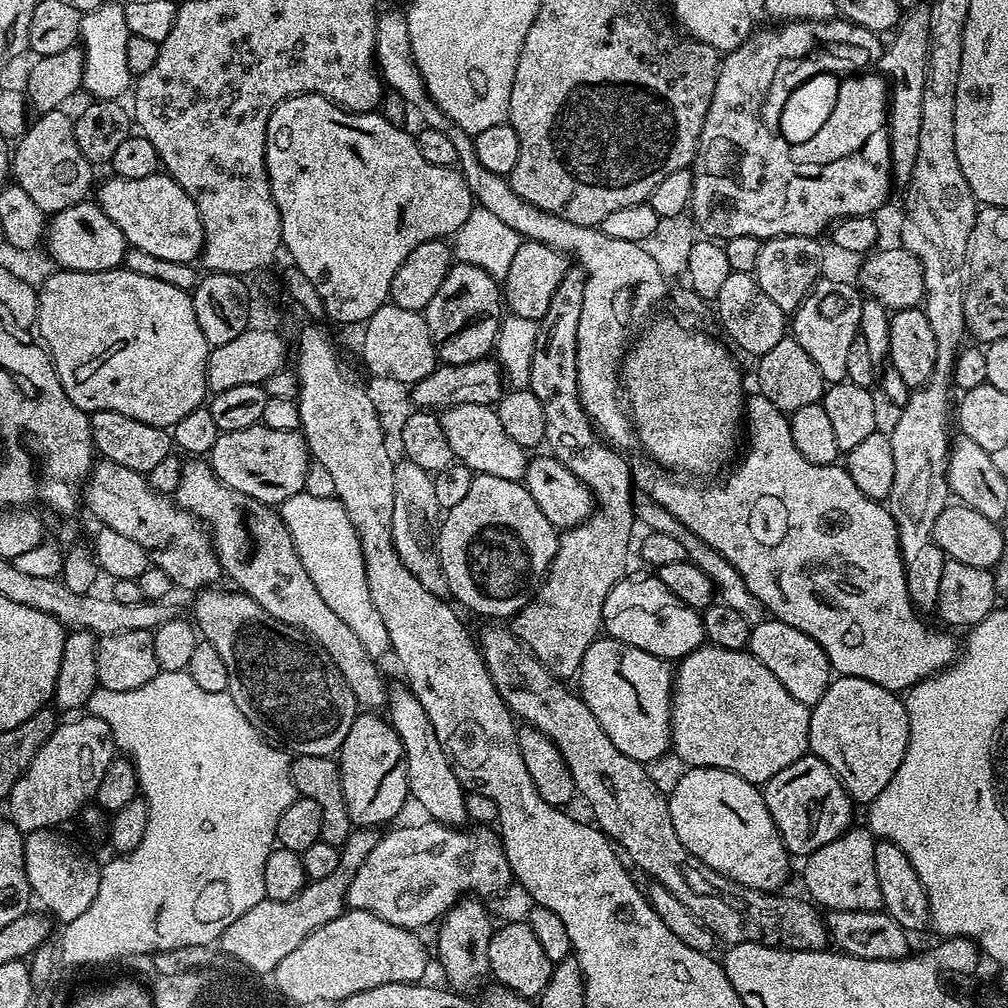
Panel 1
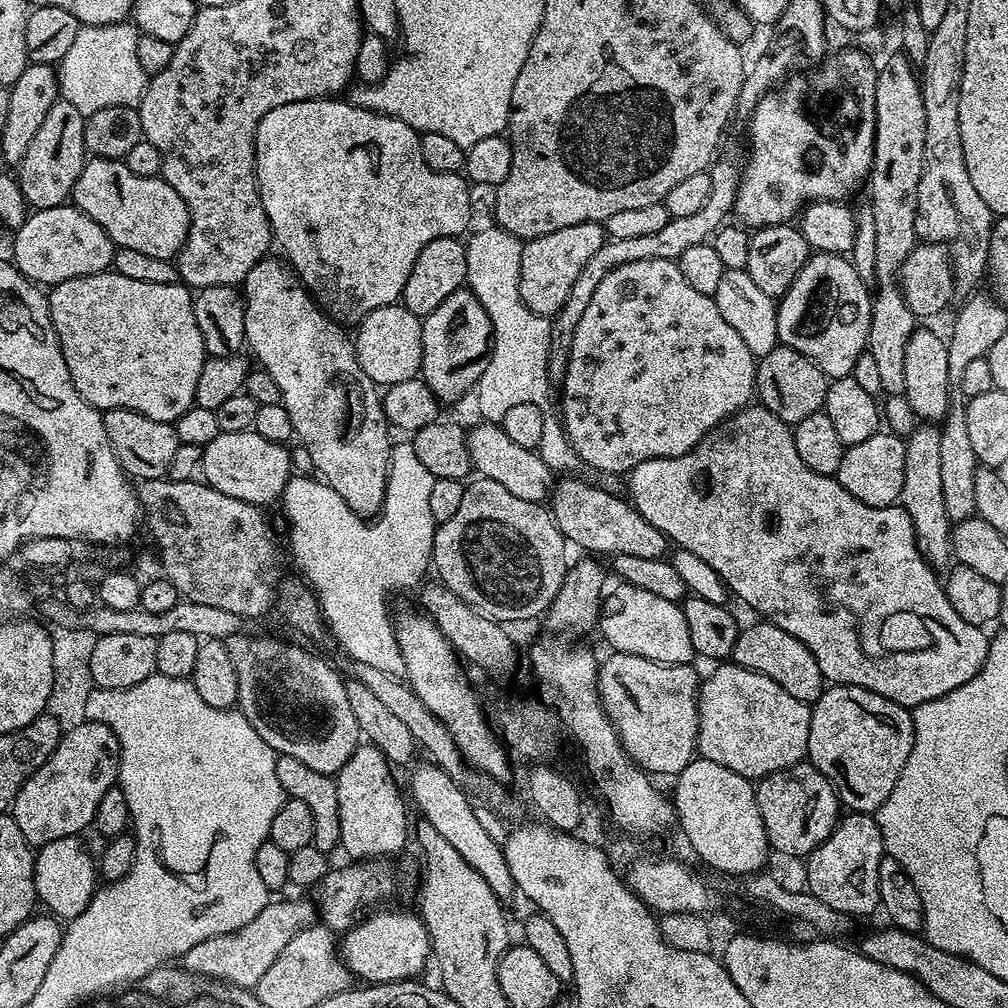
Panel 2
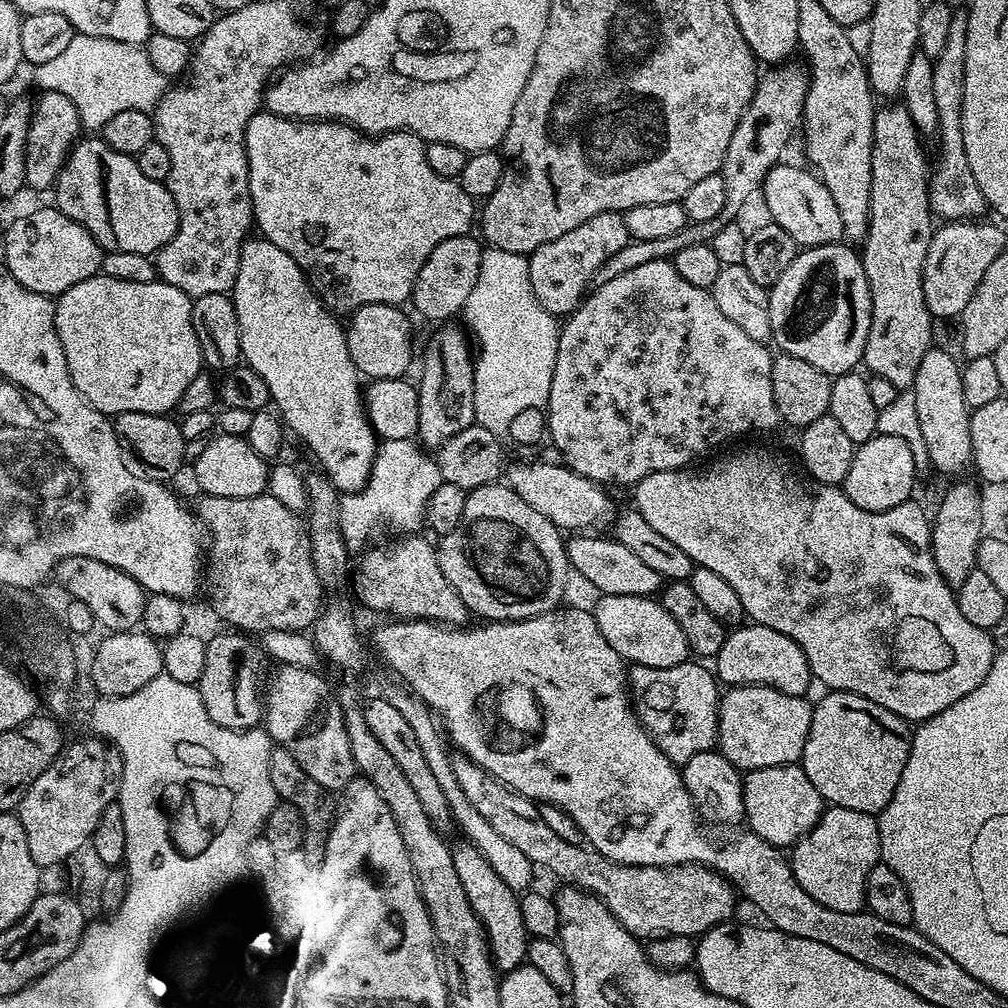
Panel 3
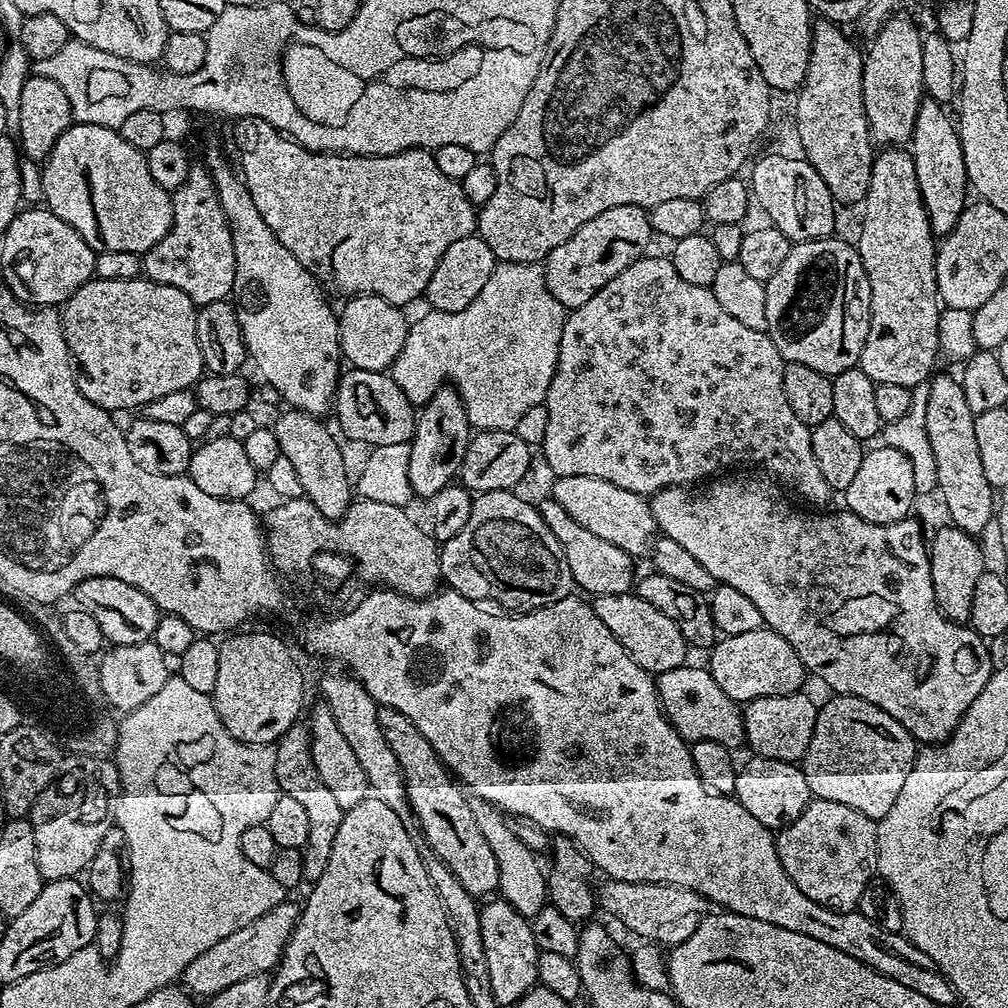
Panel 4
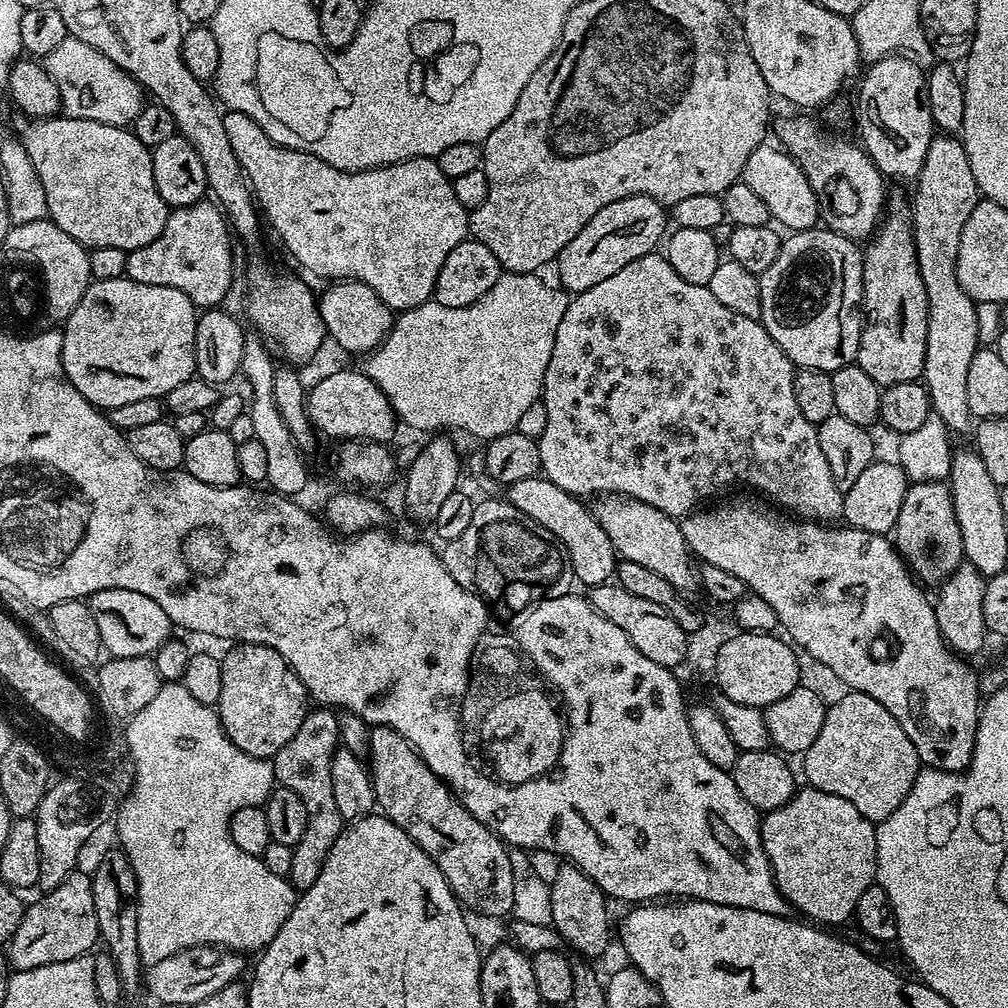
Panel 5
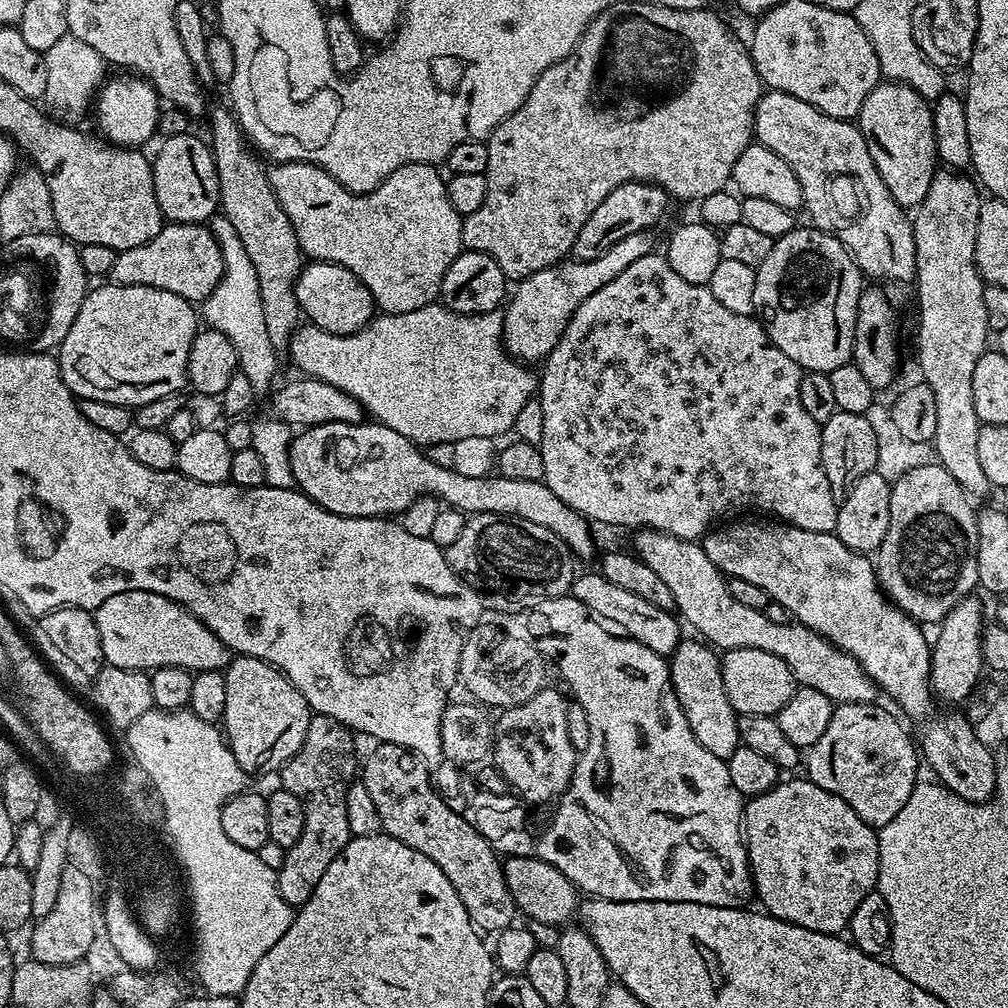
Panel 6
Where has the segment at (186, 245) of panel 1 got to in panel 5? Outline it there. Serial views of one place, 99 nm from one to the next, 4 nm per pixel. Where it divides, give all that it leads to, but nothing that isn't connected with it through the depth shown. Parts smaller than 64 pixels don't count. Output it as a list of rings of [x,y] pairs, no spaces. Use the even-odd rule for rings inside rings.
[[[16,114],[12,120],[11,131],[20,139],[22,146],[26,146],[26,154],[30,154],[30,162],[34,162],[34,170],[38,170],[38,178],[42,181],[42,190],[46,190],[48,216],[53,224],[57,224],[62,230],[66,230],[66,234],[70,234],[70,238],[74,238],[89,250],[102,246],[118,246],[122,251],[129,253],[135,248],[141,248],[150,242],[154,242],[162,234],[162,230],[168,221],[170,209],[167,202],[162,198],[162,194],[158,194],[158,186],[154,186],[152,153],[145,144],[138,142],[138,138],[127,127],[119,128],[118,126],[110,126],[102,122],[90,122],[63,114],[49,116],[47,120],[34,120],[31,116]]]

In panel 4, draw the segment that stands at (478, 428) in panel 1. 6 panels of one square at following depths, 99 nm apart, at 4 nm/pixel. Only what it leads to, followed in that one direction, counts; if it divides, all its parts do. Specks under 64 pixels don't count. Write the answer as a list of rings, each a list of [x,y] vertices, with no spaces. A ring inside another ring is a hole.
[[[556,476],[553,481],[551,499],[558,501],[562,510],[566,510],[566,514],[570,514],[578,526],[590,530],[590,534],[598,534],[598,538],[618,546],[618,550],[626,550],[626,554],[633,558],[640,558],[643,552],[645,555],[649,551],[658,529],[652,505],[645,497],[622,490],[622,486],[606,482],[606,478]]]

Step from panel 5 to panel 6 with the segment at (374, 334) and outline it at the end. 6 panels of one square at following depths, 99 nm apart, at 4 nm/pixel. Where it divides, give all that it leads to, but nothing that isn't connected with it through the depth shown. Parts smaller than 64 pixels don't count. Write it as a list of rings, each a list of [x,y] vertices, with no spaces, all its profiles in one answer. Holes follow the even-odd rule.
[[[308,262],[300,269],[300,276],[296,279],[296,297],[300,303],[301,313],[308,316],[313,325],[321,328],[323,332],[330,334],[342,334],[349,336],[358,330],[362,330],[377,315],[378,309],[372,300],[370,290],[354,274],[350,274],[348,268],[343,268],[337,264],[321,264],[319,262]]]

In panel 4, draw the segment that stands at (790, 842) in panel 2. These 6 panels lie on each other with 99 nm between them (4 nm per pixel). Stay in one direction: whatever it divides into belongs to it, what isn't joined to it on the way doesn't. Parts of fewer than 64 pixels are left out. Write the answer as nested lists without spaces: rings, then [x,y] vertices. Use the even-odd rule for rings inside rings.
[[[759,754],[753,755],[753,760],[739,765],[736,774],[736,801],[746,806],[747,812],[758,818],[762,826],[779,830],[794,822],[806,810],[812,801],[813,794],[806,782],[806,774],[799,763],[791,759],[771,760]]]

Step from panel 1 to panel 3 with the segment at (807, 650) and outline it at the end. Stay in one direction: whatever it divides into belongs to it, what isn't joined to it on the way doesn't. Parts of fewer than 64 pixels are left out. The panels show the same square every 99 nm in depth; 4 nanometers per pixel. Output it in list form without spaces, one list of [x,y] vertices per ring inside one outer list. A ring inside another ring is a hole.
[[[751,622],[733,627],[725,635],[722,650],[714,657],[714,675],[724,686],[770,686],[787,696],[798,697],[803,697],[804,691],[814,684],[806,654],[802,654],[798,642],[786,638],[786,634],[778,634],[778,630],[770,630],[770,626]]]

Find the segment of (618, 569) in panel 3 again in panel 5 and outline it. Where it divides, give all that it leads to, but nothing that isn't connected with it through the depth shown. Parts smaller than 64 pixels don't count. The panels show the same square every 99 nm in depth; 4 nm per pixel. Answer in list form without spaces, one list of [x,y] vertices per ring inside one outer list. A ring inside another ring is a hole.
[[[543,474],[522,478],[522,482],[507,485],[506,499],[526,518],[534,518],[538,526],[550,530],[558,541],[572,567],[573,577],[584,586],[607,584],[613,579],[618,557],[606,530],[597,522],[591,511],[584,509],[585,501],[578,496],[571,496],[562,486],[554,486]]]

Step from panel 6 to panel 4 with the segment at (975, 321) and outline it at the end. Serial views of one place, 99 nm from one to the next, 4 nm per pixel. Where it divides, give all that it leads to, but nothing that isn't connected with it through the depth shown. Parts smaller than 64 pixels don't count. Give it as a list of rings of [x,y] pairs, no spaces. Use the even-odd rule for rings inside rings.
[[[925,98],[920,104],[916,125],[912,131],[910,151],[914,158],[914,174],[918,174],[918,190],[922,190],[922,202],[930,218],[932,235],[943,238],[958,222],[969,203],[970,185],[966,174],[966,158],[962,154],[962,142],[957,121],[936,100]]]

